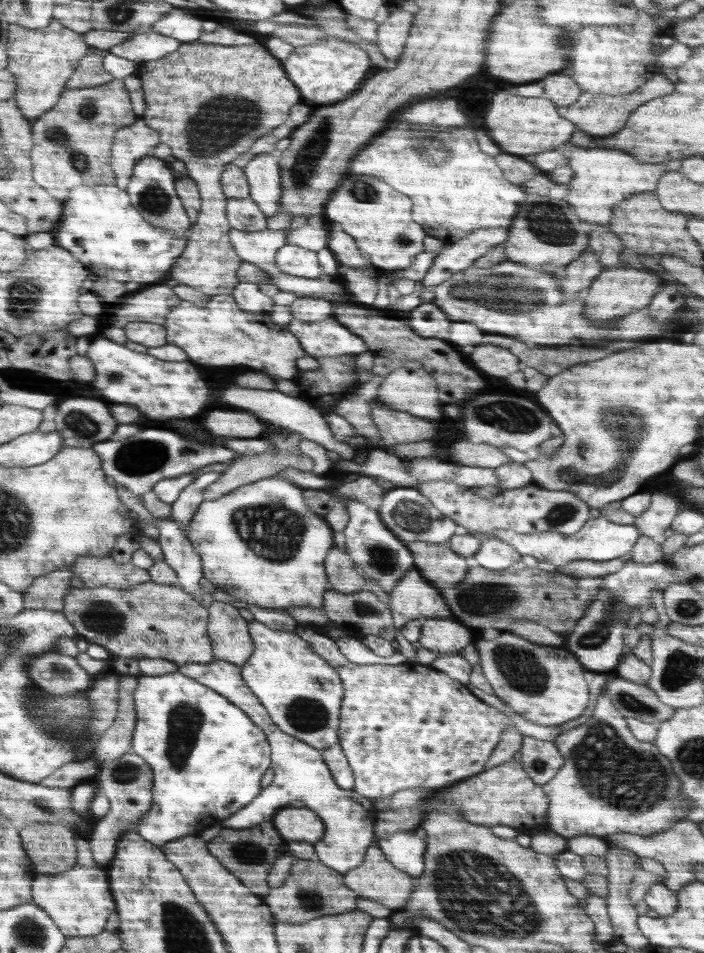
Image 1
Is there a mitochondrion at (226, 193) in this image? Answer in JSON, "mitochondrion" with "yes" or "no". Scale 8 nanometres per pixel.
{"mitochondrion":"no"}

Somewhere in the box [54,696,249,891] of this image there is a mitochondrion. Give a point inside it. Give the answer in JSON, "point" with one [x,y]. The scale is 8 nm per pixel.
{"point":[185,721]}

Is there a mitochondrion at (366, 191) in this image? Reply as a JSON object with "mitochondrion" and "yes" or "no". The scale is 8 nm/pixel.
{"mitochondrion":"yes"}

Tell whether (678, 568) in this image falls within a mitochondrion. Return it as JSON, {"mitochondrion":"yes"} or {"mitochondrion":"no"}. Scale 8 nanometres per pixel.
{"mitochondrion":"no"}

